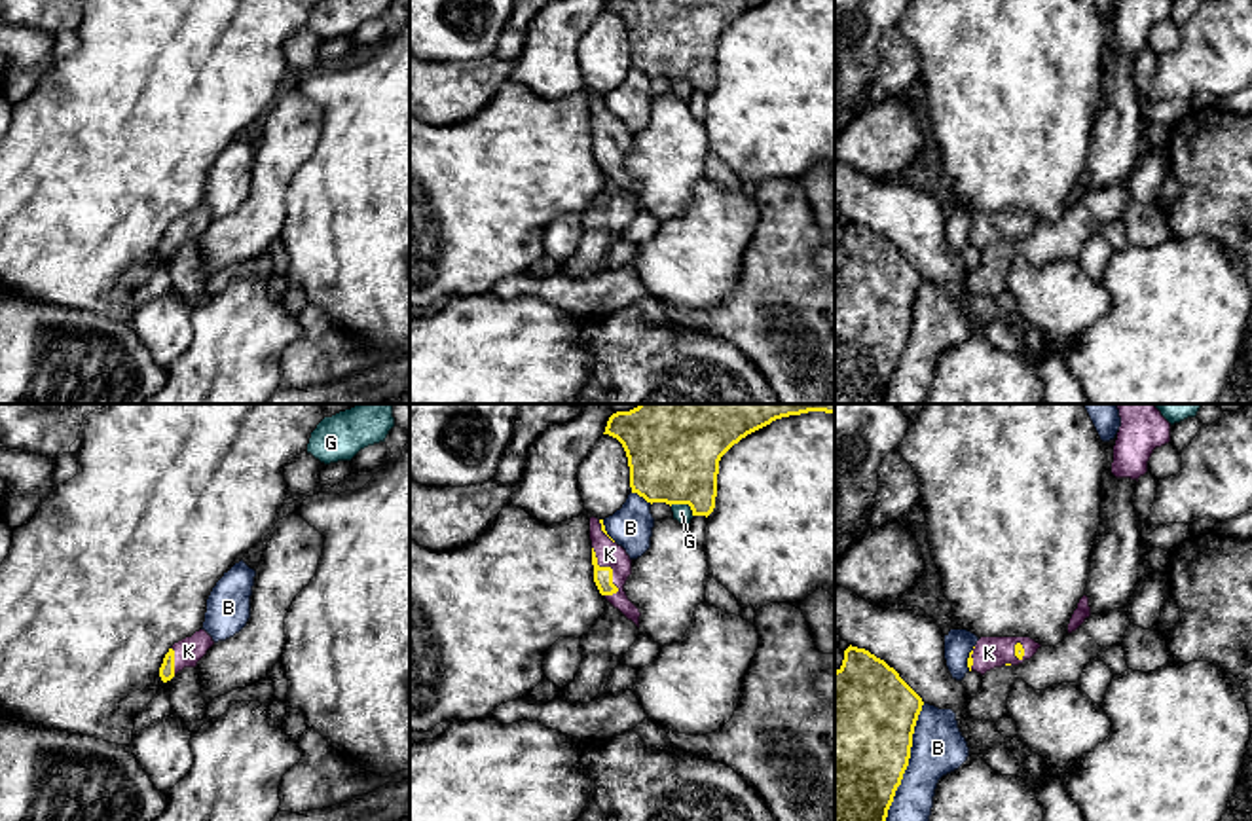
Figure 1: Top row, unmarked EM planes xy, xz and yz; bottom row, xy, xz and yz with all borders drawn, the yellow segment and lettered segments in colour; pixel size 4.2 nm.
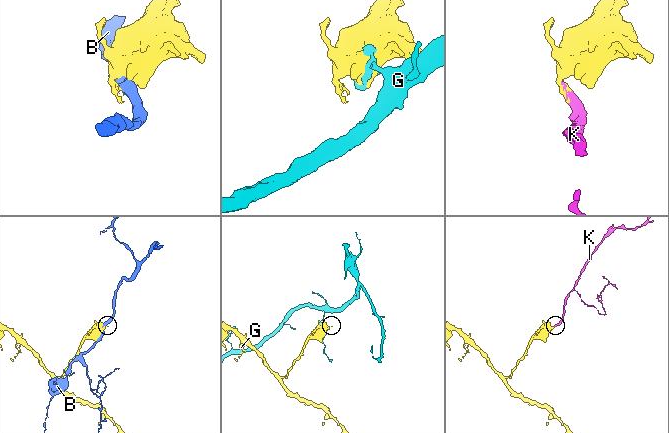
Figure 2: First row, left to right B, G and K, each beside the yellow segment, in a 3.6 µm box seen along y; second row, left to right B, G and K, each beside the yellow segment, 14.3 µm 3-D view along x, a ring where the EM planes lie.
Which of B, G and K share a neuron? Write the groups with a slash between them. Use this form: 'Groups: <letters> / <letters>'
Groups: B / G / K

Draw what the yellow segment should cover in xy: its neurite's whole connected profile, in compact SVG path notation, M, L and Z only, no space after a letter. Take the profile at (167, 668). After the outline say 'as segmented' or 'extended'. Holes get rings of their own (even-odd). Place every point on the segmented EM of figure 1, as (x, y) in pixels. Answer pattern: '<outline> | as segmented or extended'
M199 629L192 637L175 643L159 667L161 681L171 681L184 667L195 667L212 645L214 641L205 629Z | extended

